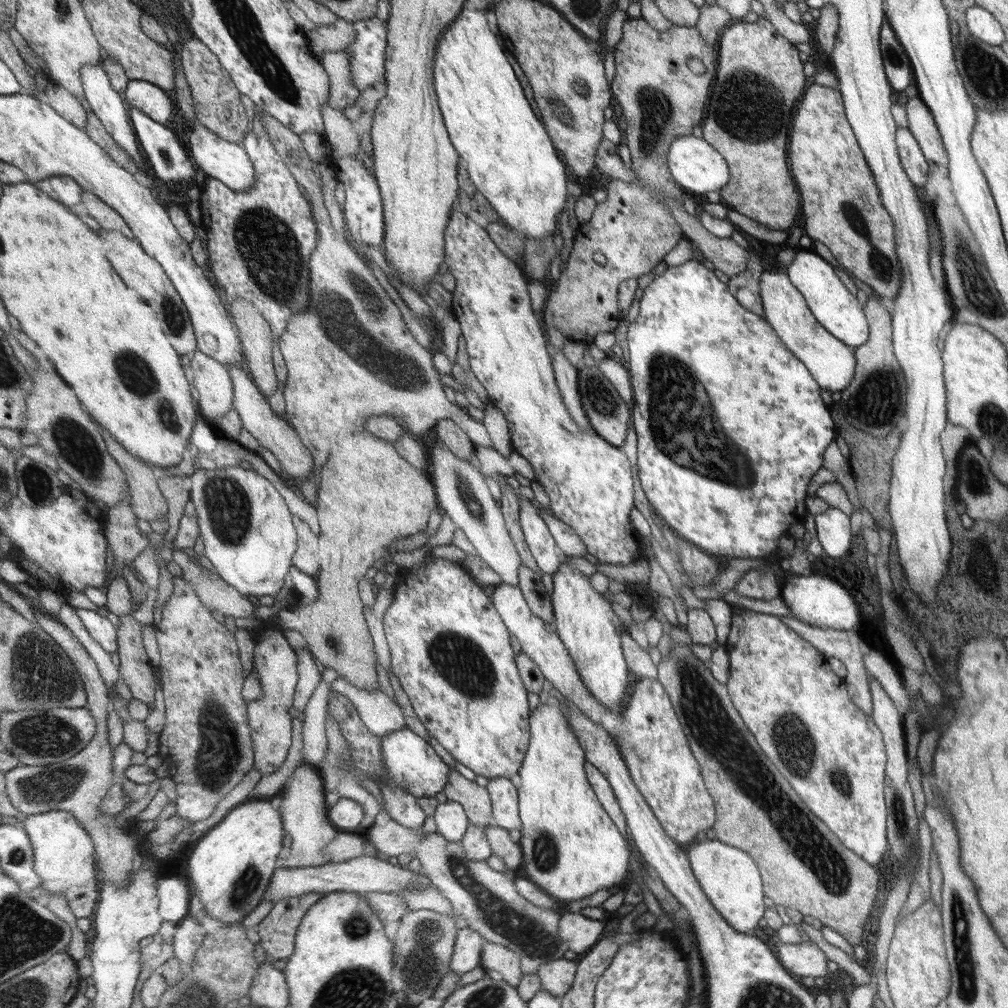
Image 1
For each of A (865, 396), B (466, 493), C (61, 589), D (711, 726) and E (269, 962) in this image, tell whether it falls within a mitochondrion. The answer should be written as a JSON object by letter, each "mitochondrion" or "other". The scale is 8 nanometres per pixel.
{"A":"mitochondrion","B":"mitochondrion","C":"other","D":"mitochondrion","E":"other"}

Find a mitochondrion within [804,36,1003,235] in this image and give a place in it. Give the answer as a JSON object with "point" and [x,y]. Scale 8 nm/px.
{"point":[894,60]}

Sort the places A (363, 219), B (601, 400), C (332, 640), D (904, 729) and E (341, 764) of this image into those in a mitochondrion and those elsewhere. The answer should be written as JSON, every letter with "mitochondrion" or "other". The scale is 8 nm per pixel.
{"A":"other","B":"mitochondrion","C":"mitochondrion","D":"other","E":"mitochondrion"}

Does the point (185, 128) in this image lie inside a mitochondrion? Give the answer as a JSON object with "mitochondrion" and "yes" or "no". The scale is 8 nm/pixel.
{"mitochondrion":"no"}

